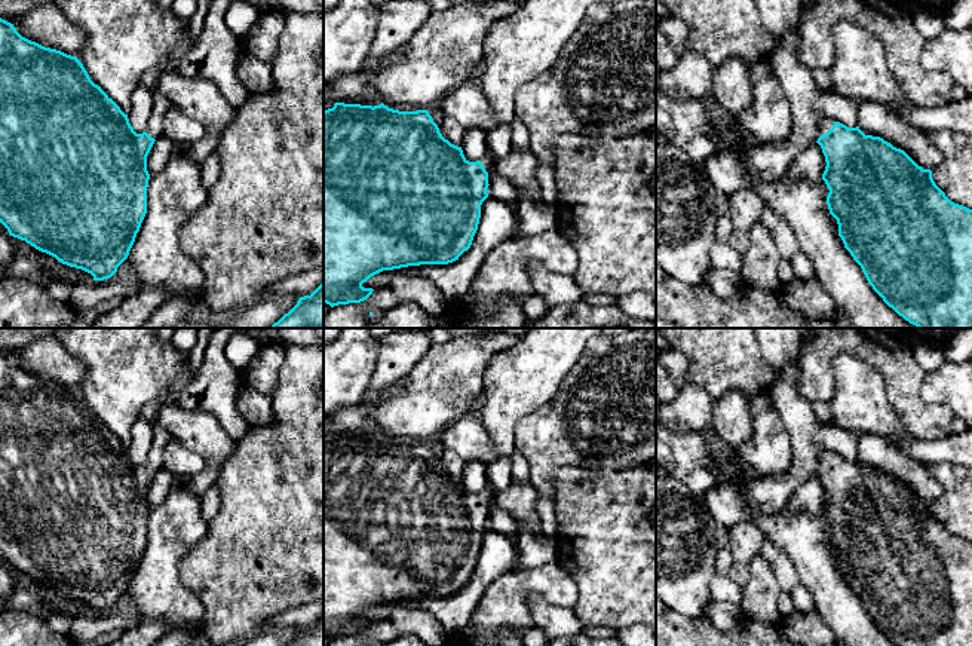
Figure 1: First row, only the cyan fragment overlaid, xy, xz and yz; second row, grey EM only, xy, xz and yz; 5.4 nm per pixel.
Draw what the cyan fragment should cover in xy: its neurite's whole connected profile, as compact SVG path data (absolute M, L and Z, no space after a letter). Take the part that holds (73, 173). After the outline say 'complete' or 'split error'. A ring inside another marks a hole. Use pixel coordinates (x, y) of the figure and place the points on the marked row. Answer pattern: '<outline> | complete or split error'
M0 18L0 223L9 235L91 273L93 281L111 278L128 258L147 214L147 156L163 135L163 119L172 107L159 91L153 98L147 129L137 134L128 114L91 80L77 56L25 39Z | split error

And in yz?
M821 119L818 125L816 143L827 162L822 174L830 190L827 205L837 220L844 248L861 266L873 290L917 328L972 328L972 209L951 202L935 184L930 169L923 169L883 138L831 119Z | split error

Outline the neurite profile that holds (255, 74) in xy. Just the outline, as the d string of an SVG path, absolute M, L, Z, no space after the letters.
M239 53L236 74L251 94L267 94L275 88L272 65L249 53Z

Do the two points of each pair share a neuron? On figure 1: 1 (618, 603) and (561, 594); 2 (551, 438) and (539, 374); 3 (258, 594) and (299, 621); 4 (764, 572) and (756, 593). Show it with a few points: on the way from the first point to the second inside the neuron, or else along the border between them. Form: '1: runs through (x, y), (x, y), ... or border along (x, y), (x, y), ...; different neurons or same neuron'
1: border along (563, 566), (578, 588), (578, 602), (573, 608); different neurons
2: border along (566, 376), (549, 401), (524, 415), (515, 423); different neurons
3: border along (307, 602), (273, 615), (257, 630); different neurons
4: runs through (762, 576), (760, 588); same neuron

